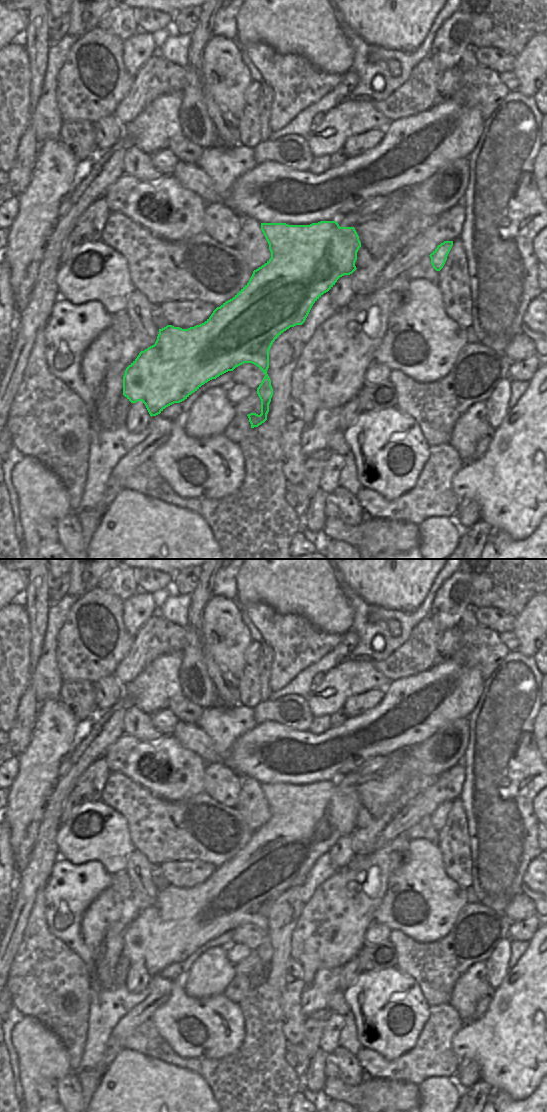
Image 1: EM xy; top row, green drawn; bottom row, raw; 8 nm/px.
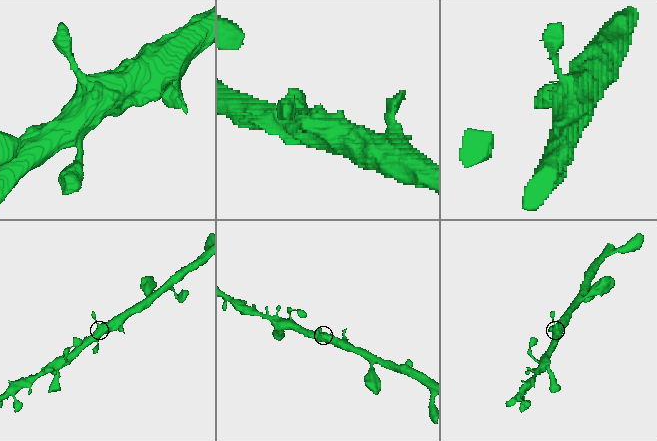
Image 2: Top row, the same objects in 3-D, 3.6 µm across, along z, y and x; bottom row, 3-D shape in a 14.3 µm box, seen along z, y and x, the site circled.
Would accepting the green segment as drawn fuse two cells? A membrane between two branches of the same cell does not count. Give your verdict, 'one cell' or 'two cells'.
one cell

